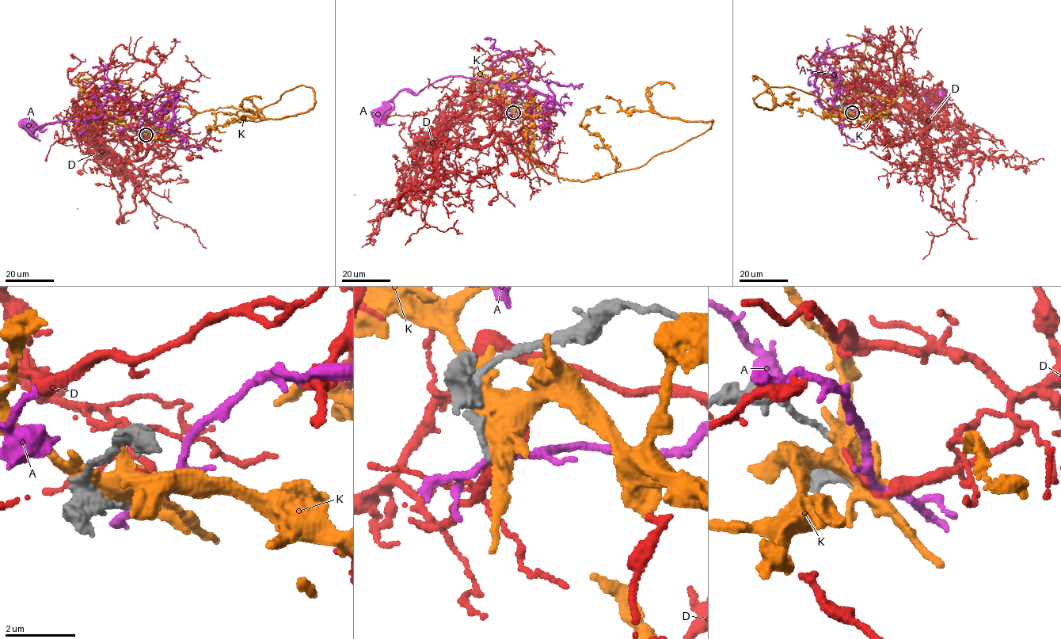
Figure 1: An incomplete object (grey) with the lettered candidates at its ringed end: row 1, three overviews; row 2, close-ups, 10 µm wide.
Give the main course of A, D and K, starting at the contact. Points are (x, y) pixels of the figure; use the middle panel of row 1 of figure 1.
A: (513, 112), (562, 112), (554, 100), (525, 86), (454, 75), (416, 93), (401, 90), (378, 112)
D: (513, 112), (463, 118), (439, 132), (470, 105), (492, 64), (542, 51)
K: (513, 112), (473, 76), (470, 96), (519, 157), (581, 181), (638, 169), (713, 122), (623, 111), (610, 96)

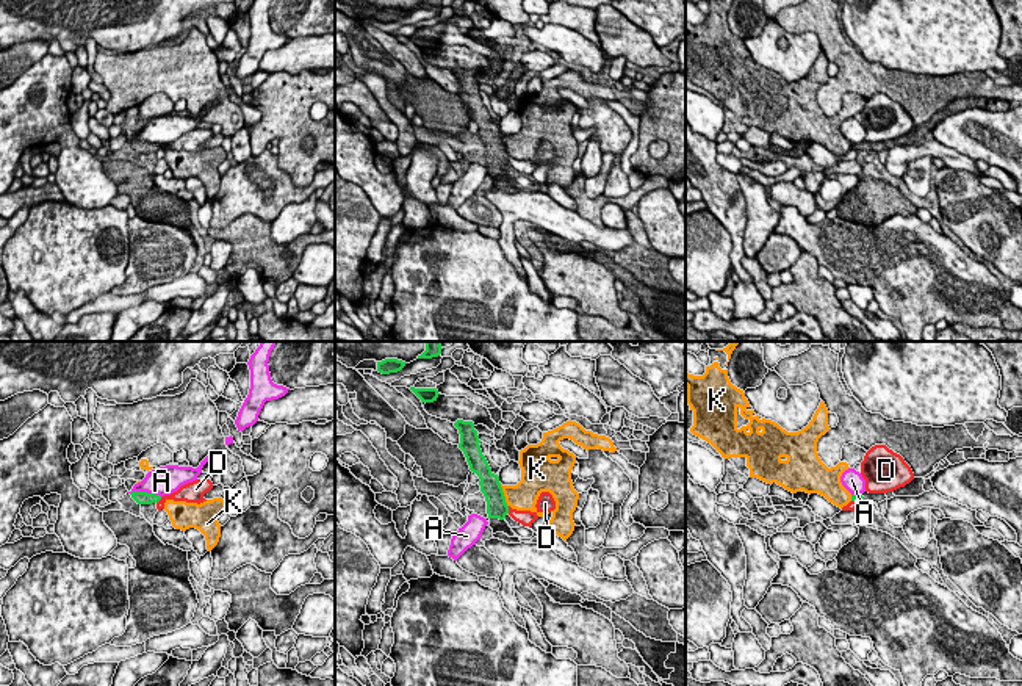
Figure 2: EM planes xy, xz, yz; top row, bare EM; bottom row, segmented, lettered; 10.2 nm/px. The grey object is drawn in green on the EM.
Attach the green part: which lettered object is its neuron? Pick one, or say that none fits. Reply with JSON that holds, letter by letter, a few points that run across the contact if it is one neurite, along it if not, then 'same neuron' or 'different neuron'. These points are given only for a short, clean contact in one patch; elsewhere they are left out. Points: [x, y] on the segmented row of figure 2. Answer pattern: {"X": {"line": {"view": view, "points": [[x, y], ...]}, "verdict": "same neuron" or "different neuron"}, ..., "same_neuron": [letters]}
{"A": {"line": {"view": "xy", "points": [[130, 492], [154, 492], [160, 497]]}, "verdict": "different neuron"}, "D": {"line": {"view": "xz", "points": [[507, 506], [509, 512]]}, "verdict": "different neuron"}, "K": {"line": {"view": "xz", "points": [[500, 484], [507, 506]]}, "verdict": "different neuron"}, "same_neuron": []}

